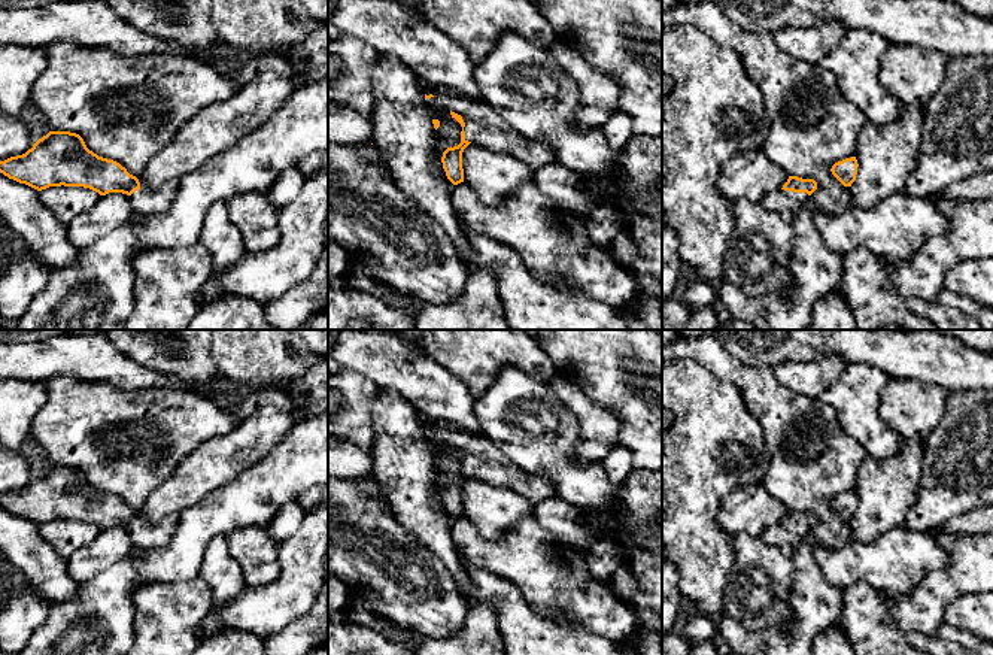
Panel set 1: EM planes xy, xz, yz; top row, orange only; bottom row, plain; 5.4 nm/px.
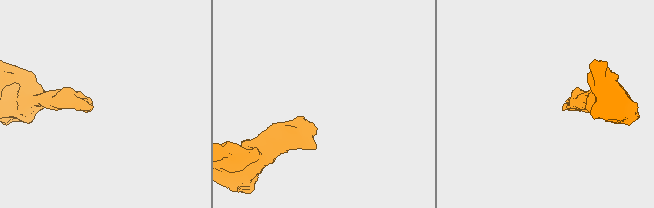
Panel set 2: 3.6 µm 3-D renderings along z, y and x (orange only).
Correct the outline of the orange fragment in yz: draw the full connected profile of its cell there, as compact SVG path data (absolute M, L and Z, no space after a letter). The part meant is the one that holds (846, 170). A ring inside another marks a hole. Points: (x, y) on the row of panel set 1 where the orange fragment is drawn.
M851 157L835 163L830 172L844 187L851 187L856 181L857 167L859 164L856 157Z

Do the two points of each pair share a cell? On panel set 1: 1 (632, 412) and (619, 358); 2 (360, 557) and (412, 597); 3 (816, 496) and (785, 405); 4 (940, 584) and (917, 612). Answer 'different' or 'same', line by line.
1: same
2: same
3: same
4: same

